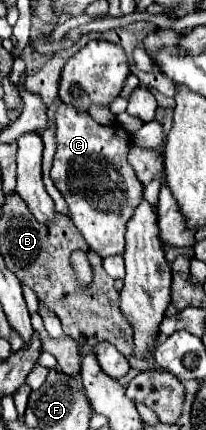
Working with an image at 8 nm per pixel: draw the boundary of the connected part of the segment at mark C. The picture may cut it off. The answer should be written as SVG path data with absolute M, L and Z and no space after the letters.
M60 104L56 110L56 154L50 170L54 186L68 202L70 220L100 258L122 254L126 222L142 198L142 184L126 166L130 134L120 126L102 126L88 112Z

